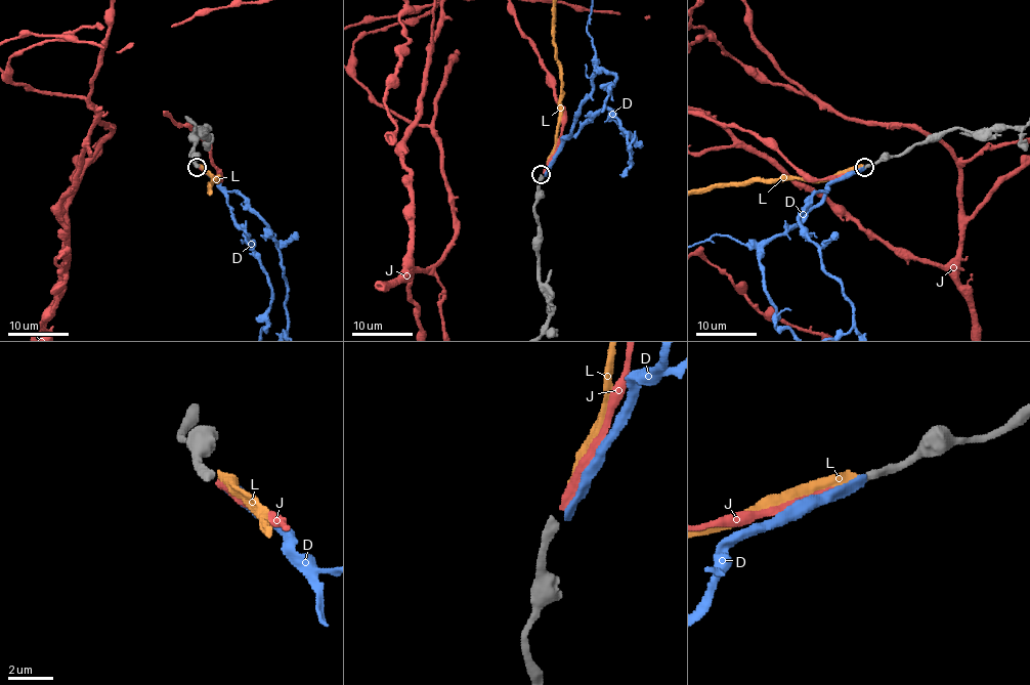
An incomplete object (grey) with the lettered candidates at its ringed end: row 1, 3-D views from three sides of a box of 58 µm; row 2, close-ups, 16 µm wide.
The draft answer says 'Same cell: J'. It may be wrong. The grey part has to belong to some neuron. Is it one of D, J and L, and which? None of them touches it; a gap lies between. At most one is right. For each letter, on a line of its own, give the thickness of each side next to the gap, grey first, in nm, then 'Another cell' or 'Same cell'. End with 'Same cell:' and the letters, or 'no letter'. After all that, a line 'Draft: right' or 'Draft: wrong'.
D: Thickness 360 nm (grey) against 400 nm. Another cell
J: Thickness 360 nm (grey) against 360 nm. Same cell
L: Thickness 360 nm (grey) against 460 nm. Another cell
Same cell: J
Draft: right

